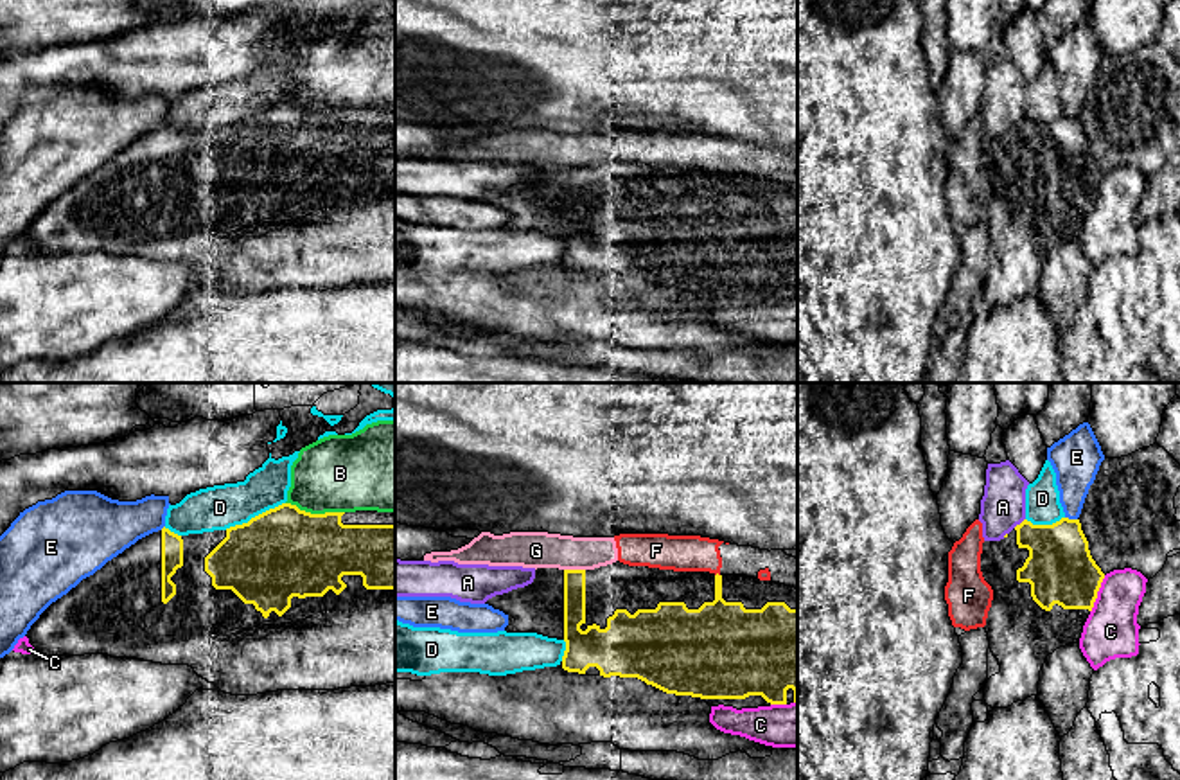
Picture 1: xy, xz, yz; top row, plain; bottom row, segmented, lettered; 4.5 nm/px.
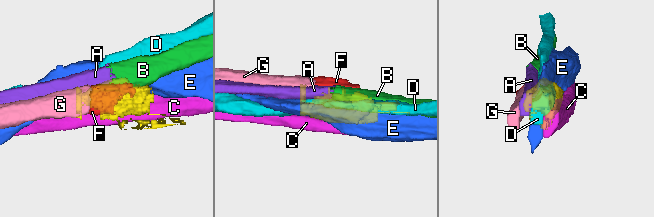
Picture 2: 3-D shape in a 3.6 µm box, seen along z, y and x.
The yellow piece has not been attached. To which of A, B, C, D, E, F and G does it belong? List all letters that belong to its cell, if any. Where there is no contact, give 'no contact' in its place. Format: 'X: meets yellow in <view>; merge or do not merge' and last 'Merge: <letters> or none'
A: meets yellow in yz; do not merge
B: meets yellow in xy; do not merge
C: meets yellow in yz; do not merge
D: meets yellow in xy; do not merge
E: meets yellow in yz; do not merge
F: meets yellow in xz; do not merge
G: meets yellow in xz; do not merge
Merge: none

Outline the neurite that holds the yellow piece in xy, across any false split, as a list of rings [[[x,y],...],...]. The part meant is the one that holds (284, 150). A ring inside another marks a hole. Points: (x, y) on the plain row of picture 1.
[[[282,101],[248,120],[203,131],[178,133],[169,126],[153,129],[83,176],[66,192],[52,199],[25,232],[29,241],[47,253],[108,252],[162,262],[189,262],[194,270],[232,293],[257,293],[277,288],[338,288],[395,280],[395,110],[356,108],[311,111]]]

